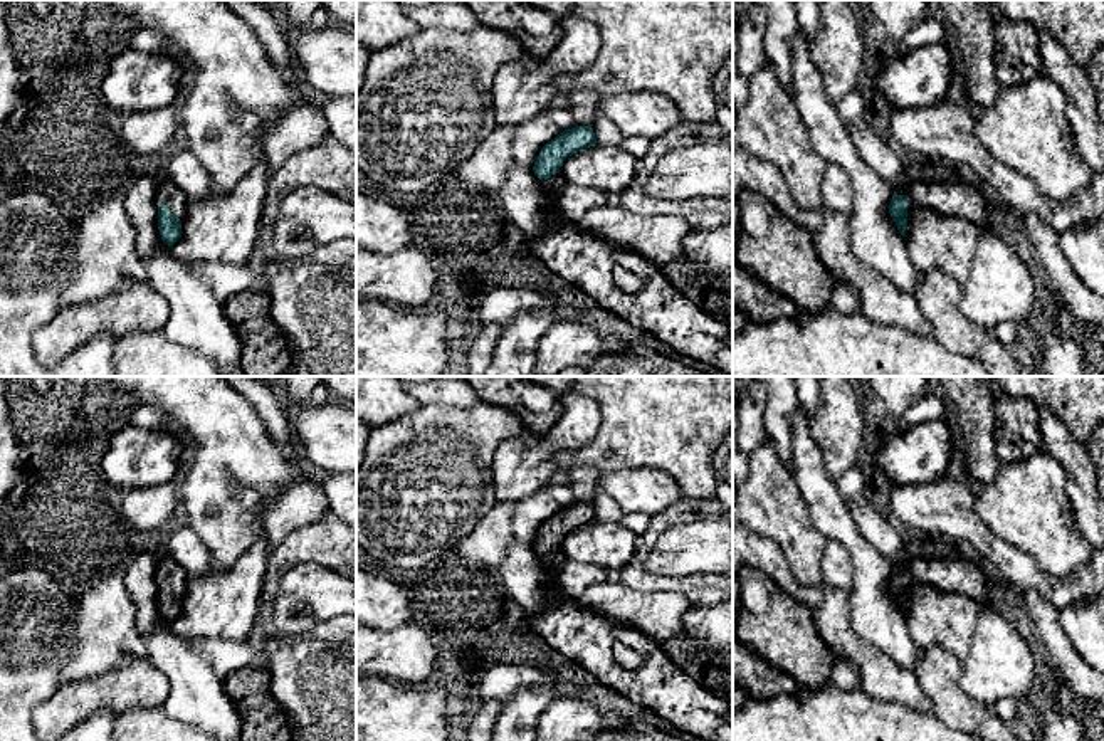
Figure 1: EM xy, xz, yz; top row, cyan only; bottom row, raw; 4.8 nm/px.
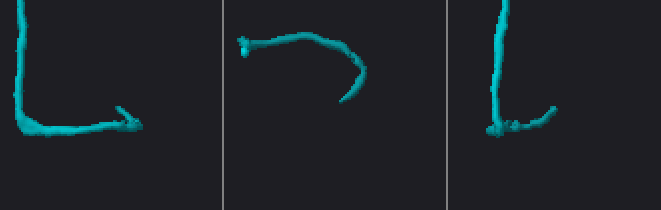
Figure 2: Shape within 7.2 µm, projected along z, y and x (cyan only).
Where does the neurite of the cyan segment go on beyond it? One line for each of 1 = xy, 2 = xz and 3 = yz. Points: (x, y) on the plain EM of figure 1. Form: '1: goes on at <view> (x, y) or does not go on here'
1: goes on at xy (175, 575)
2: goes on at xz (555, 558)
3: goes on at yz (953, 573)

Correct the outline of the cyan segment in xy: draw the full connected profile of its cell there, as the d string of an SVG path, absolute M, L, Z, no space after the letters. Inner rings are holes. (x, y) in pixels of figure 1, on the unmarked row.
M161 556L156 573L160 612L171 623L181 613L181 600L188 588L188 571L175 560Z

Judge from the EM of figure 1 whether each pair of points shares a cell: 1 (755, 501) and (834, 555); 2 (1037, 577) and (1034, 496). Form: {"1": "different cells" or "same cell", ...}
{"1": "different cells", "2": "different cells"}

